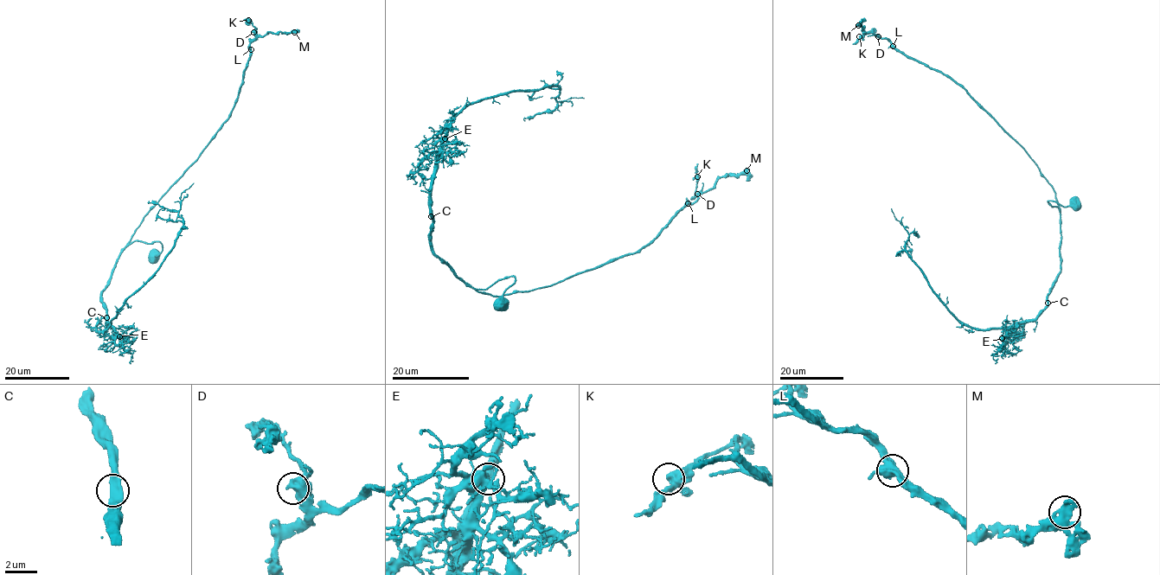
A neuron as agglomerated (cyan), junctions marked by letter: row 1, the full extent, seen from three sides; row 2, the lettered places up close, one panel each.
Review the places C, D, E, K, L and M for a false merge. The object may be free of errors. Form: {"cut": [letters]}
{"cut": []}

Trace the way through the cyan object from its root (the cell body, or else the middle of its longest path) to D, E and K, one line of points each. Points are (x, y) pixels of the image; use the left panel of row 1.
D: (153, 255), (160, 252), (161, 243), (130, 243), (130, 239), (225, 123), (255, 39), (253, 32)
E: (153, 255), (162, 250), (158, 241), (131, 242), (119, 255), (102, 292), (105, 326), (111, 325), (119, 336)
K: (153, 255), (160, 252), (161, 243), (130, 243), (130, 239), (225, 123), (255, 39), (255, 28), (248, 20)

